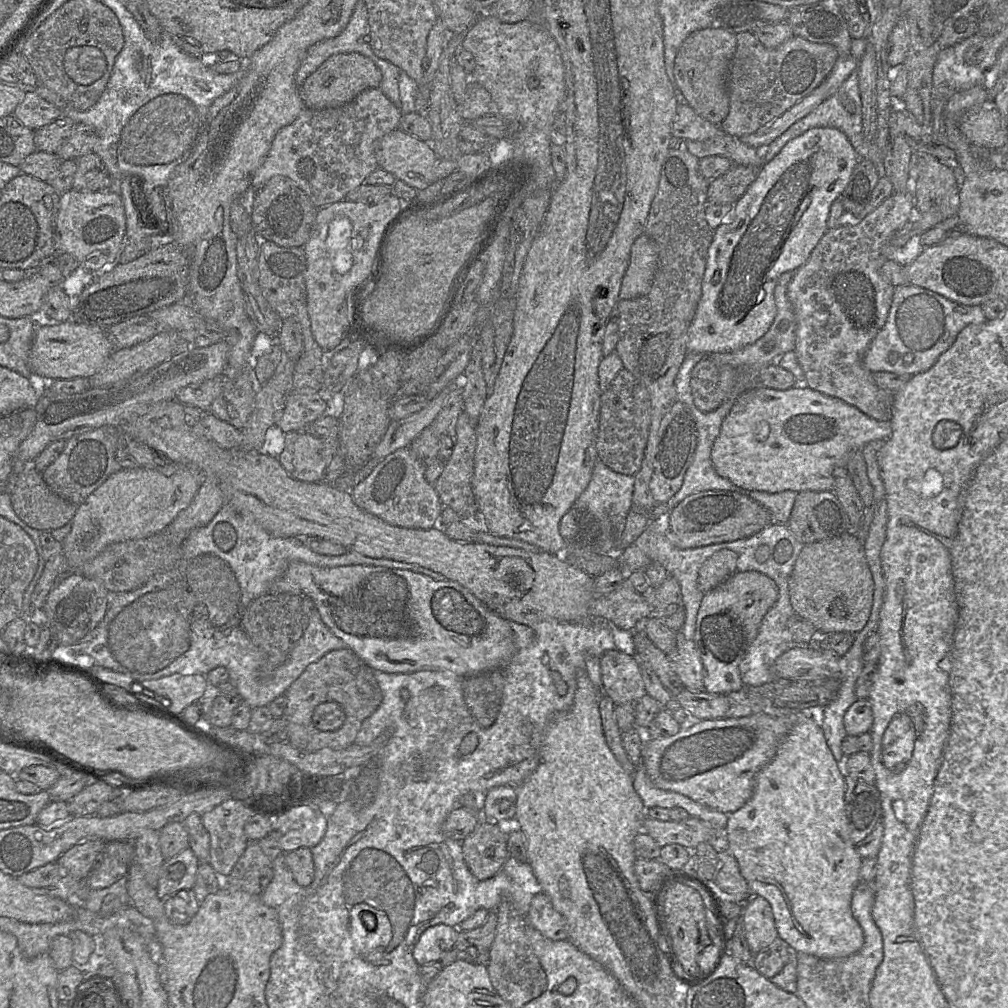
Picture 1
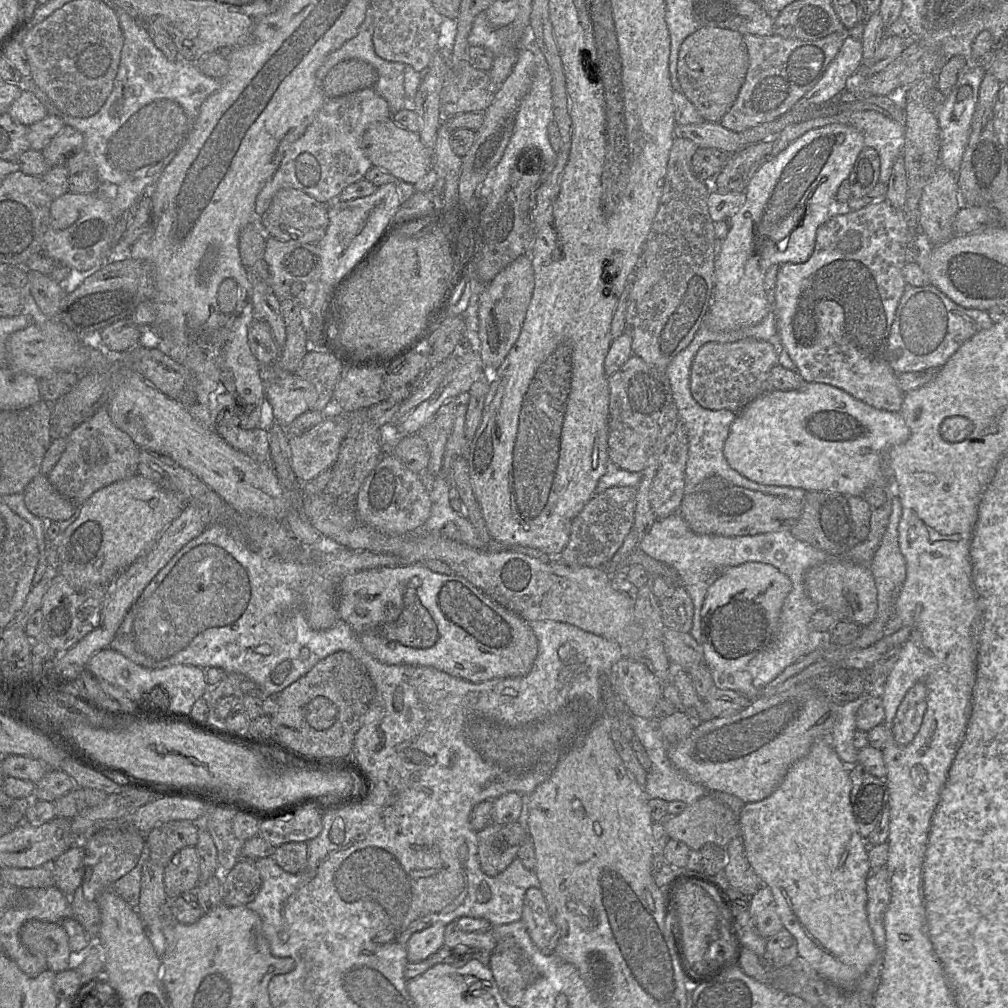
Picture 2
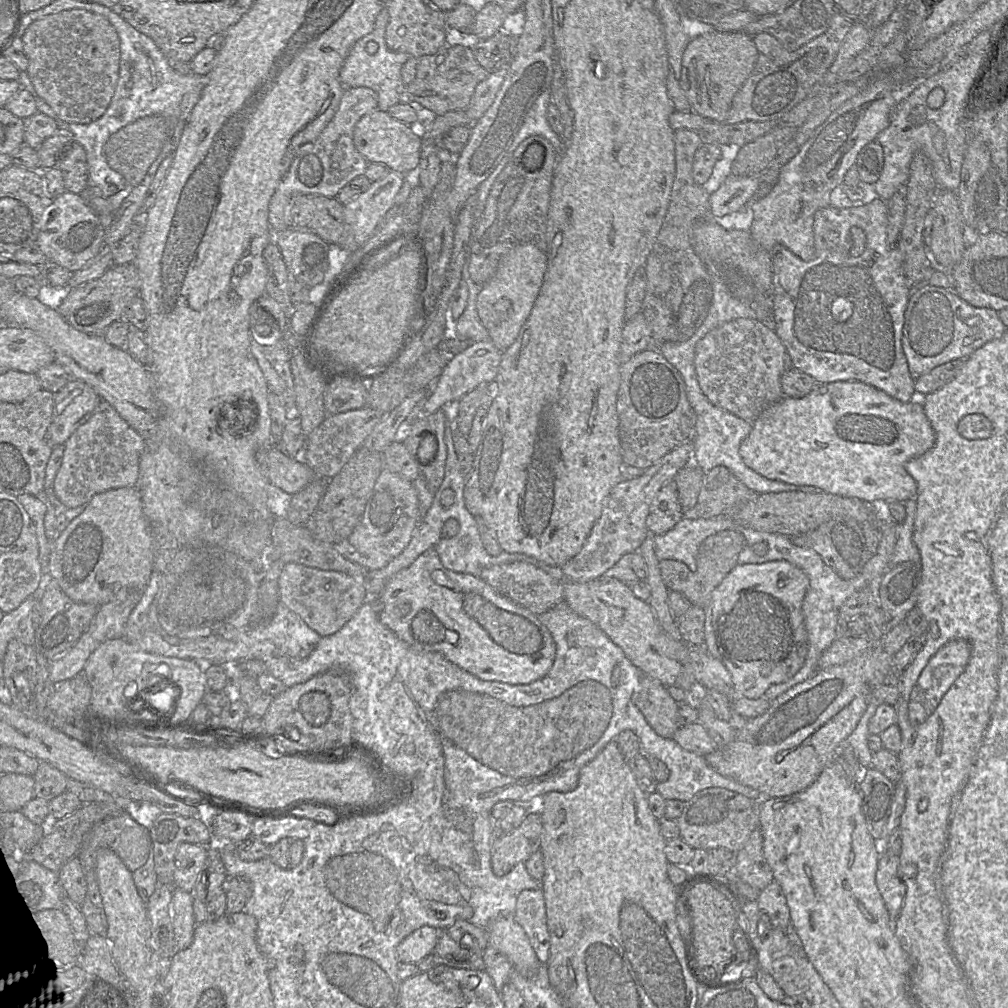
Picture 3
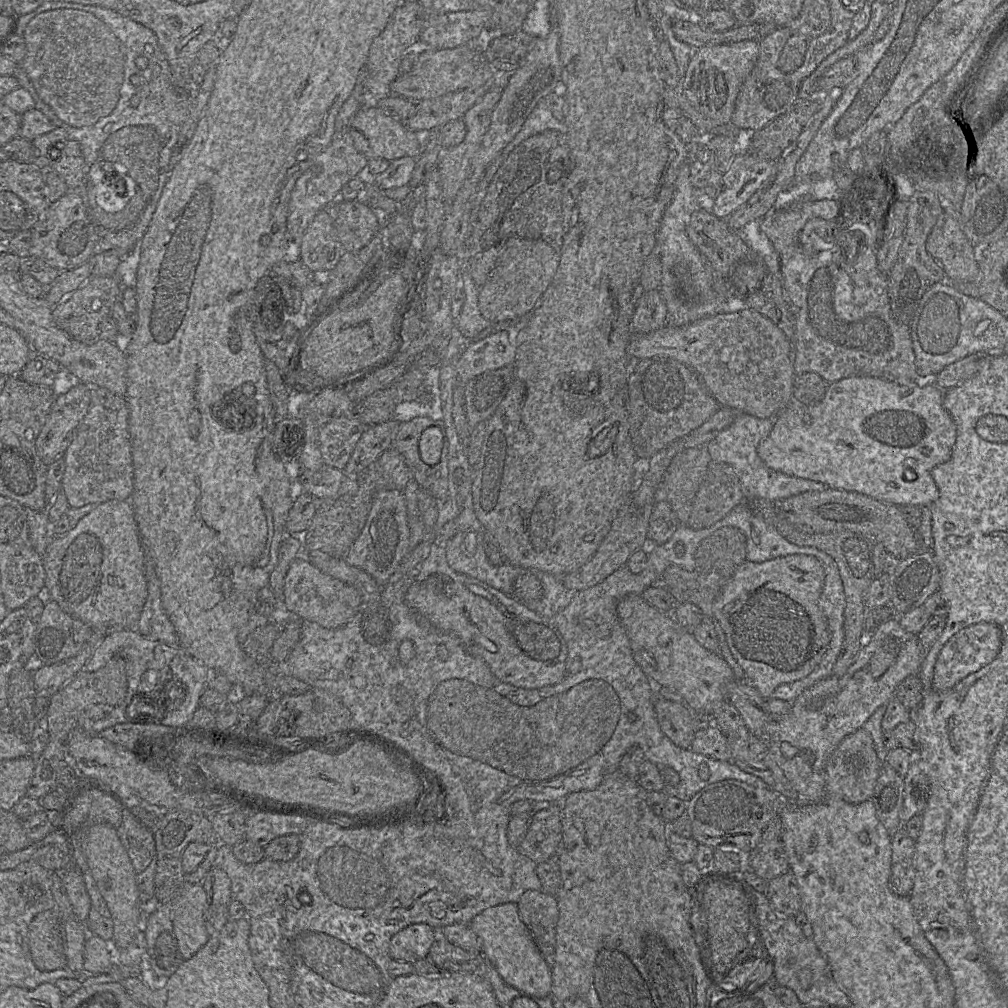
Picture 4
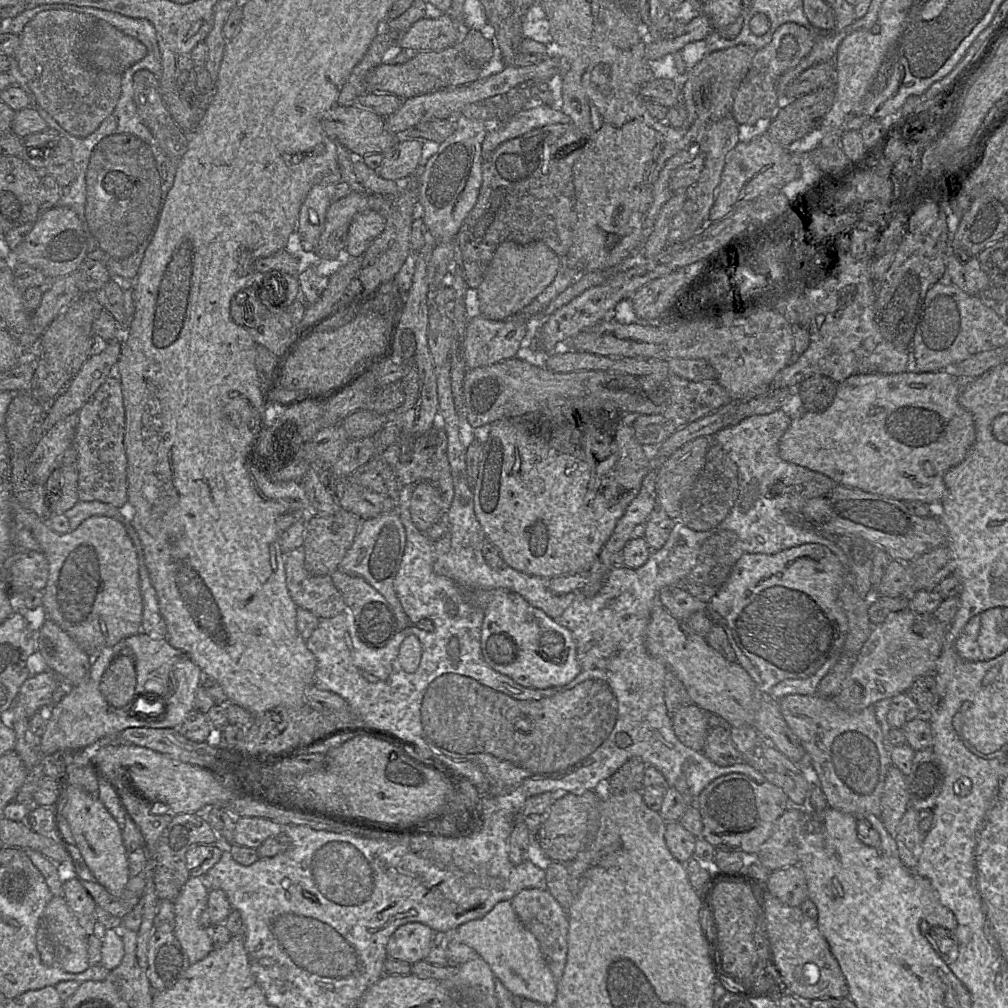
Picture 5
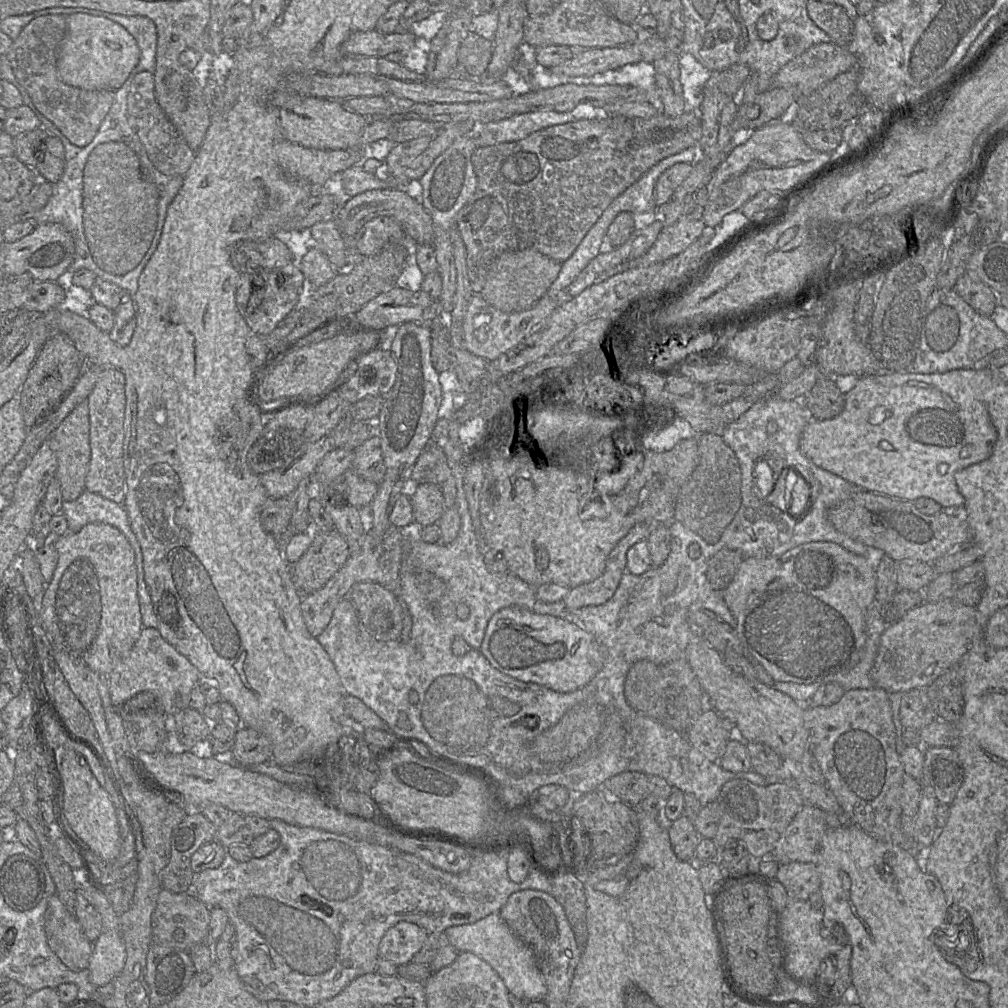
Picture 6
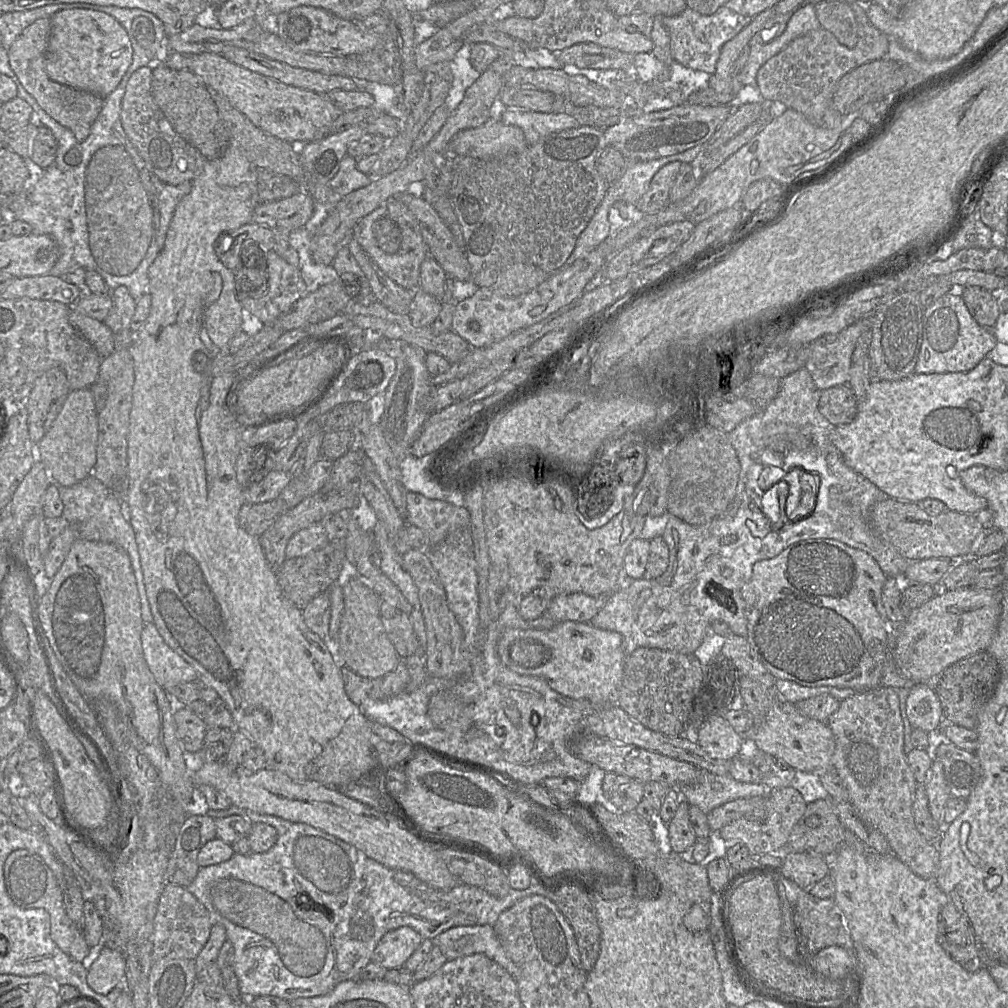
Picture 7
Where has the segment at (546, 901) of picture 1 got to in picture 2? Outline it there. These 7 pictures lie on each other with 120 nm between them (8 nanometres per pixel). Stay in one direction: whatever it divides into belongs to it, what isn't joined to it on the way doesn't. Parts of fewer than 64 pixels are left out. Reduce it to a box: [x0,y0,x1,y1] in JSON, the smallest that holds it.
[521,888,559,954]

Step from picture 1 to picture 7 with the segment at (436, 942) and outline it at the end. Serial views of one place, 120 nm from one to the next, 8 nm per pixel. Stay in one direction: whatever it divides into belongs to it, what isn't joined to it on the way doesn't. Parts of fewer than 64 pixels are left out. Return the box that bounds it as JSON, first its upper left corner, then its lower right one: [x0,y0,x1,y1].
[372,926,422,970]

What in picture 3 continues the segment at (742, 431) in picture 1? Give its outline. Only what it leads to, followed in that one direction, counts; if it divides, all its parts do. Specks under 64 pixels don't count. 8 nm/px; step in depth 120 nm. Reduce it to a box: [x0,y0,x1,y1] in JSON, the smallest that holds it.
[739,381,935,504]

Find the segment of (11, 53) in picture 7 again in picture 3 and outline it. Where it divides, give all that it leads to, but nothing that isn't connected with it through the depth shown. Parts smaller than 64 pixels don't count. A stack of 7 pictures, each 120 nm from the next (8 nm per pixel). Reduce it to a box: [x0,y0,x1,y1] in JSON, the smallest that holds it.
[21,8,120,124]

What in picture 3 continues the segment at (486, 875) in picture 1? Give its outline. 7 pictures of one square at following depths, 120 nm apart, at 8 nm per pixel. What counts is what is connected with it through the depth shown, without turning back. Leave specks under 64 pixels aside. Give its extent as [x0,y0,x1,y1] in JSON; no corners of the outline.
[491,814,542,876]

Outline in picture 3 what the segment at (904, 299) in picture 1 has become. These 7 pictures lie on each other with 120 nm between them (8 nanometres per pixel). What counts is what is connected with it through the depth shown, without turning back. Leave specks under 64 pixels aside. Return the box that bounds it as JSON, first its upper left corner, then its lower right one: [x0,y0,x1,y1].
[902,283,1007,380]

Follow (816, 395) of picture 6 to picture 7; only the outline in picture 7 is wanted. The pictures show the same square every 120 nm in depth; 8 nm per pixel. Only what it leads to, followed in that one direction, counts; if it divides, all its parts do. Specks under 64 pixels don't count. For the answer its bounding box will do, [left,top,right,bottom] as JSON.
[818,385,857,425]

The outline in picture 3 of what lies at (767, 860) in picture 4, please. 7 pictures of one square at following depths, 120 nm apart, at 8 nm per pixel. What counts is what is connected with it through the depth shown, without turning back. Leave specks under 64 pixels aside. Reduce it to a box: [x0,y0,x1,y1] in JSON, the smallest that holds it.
[734,827,773,890]

